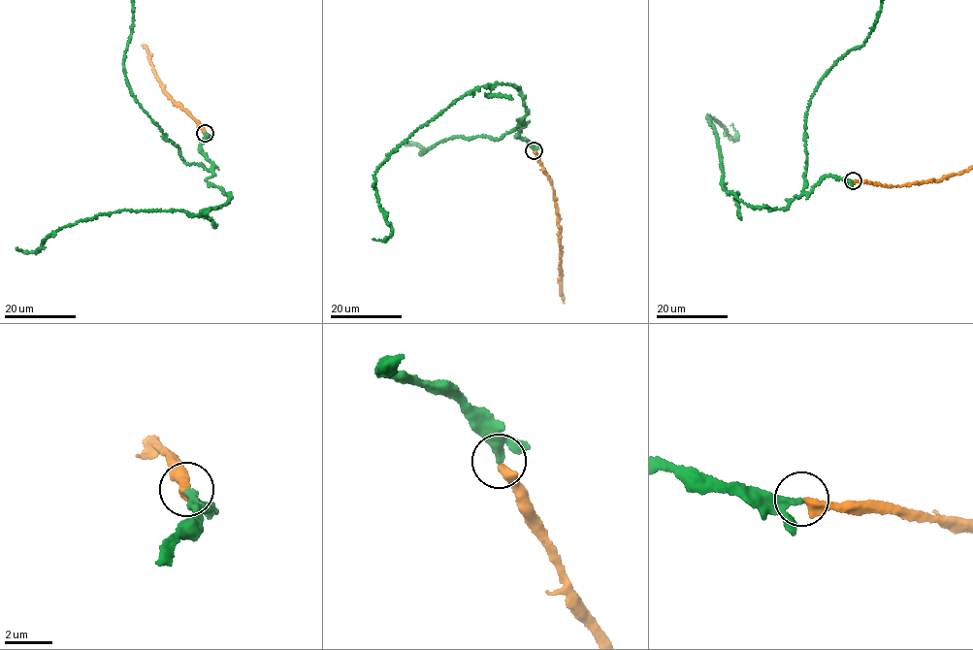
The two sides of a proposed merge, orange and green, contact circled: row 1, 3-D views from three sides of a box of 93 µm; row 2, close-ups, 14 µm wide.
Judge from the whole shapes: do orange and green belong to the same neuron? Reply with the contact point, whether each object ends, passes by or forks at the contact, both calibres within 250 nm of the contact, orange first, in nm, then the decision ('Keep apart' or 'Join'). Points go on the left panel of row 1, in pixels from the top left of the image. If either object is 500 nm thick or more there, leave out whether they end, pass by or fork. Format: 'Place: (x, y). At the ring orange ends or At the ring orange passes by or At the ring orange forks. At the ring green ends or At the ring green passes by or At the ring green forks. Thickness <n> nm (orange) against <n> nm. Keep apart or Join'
Place: (205, 133). At the ring orange ends. At the ring green ends. Thickness 400 nm (orange) against 320 nm. Join

